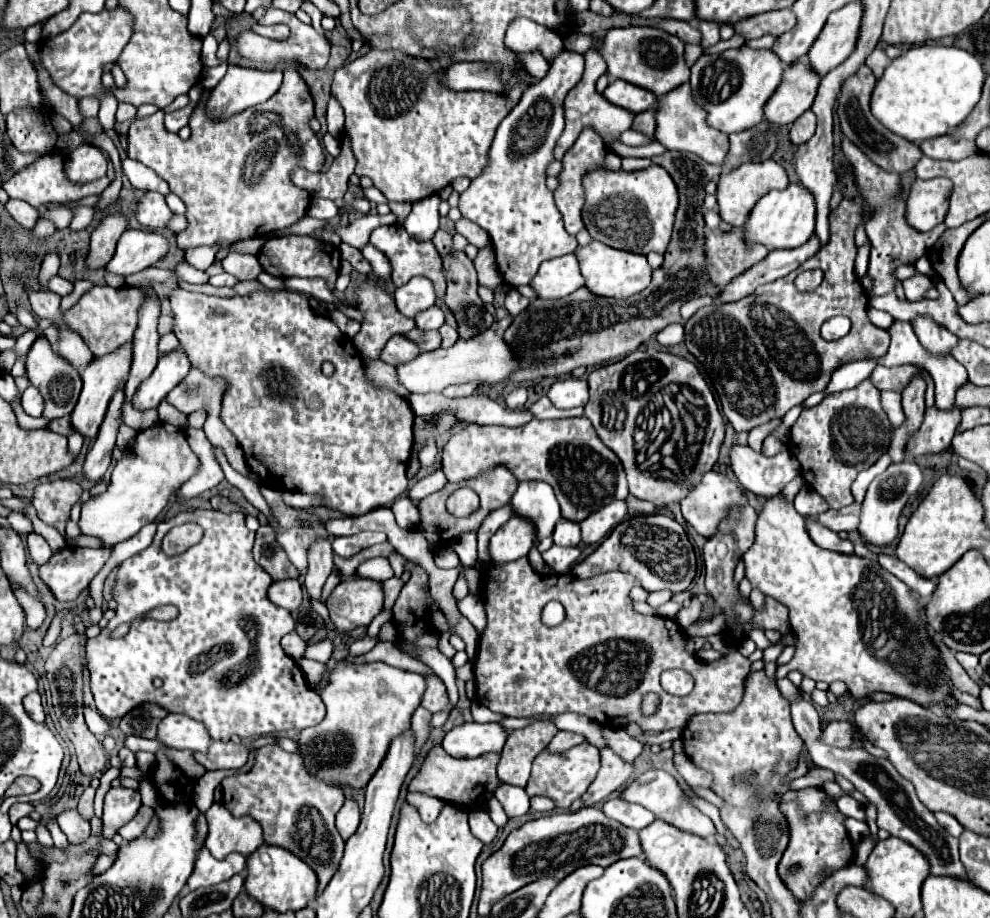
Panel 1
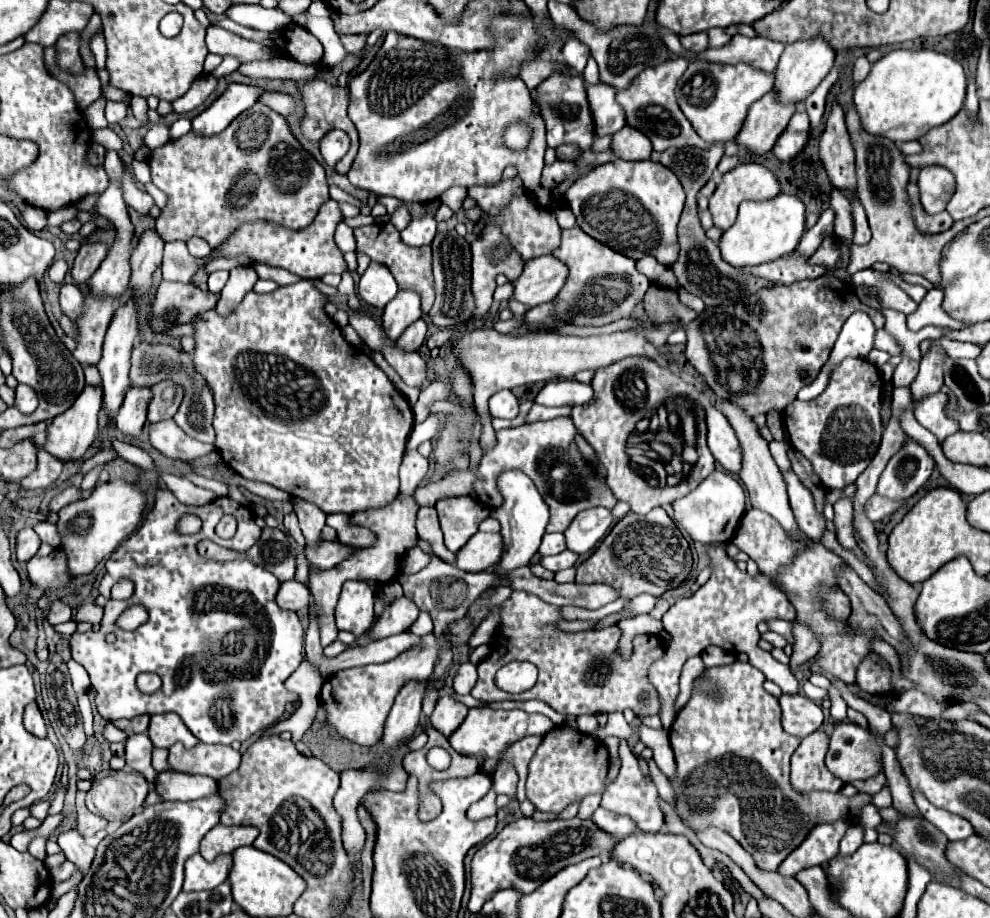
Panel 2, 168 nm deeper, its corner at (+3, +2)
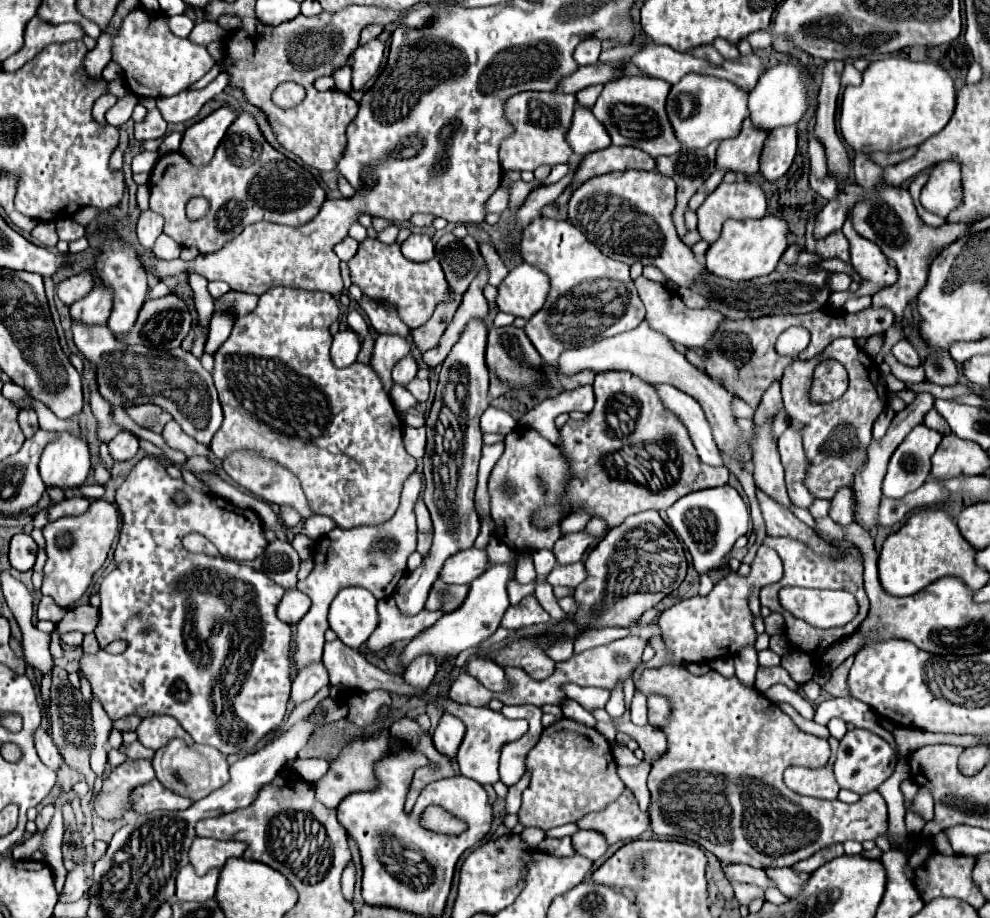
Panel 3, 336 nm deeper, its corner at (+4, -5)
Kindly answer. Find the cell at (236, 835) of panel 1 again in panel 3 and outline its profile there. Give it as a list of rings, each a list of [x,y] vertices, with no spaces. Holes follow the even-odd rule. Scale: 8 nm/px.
[[[195,838],[189,852],[189,864],[199,876],[209,868],[221,868],[225,860],[239,858],[245,852],[243,842],[221,842],[215,838]]]

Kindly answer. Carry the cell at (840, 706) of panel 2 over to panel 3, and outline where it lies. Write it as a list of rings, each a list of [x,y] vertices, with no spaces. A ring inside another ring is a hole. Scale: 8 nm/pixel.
[[[833,718],[833,720],[827,724],[827,728],[829,728],[831,736],[837,738],[837,740],[841,740],[841,738],[845,736],[845,732],[847,732],[847,724],[845,724],[843,720],[839,720],[839,718]]]

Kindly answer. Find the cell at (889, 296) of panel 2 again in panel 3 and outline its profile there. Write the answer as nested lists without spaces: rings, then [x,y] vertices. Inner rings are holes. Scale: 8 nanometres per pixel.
[[[831,274],[829,276],[829,288],[831,290],[849,290],[849,284],[851,284],[851,276],[849,274]]]

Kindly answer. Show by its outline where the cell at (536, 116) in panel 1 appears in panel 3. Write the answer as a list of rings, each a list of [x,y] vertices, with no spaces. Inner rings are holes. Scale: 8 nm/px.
[[[593,36],[593,38],[585,38],[575,48],[573,58],[577,60],[579,66],[587,66],[587,64],[595,64],[599,60],[599,54],[601,54],[601,40],[595,40],[595,36]]]

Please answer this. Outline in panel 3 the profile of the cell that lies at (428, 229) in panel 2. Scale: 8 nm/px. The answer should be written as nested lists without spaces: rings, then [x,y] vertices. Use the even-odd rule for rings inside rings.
[[[411,234],[403,246],[401,246],[401,252],[407,260],[411,262],[427,262],[433,258],[433,242],[427,234]]]

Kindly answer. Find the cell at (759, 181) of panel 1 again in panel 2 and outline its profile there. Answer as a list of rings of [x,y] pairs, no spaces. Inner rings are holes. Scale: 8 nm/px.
[[[740,163],[732,171],[724,173],[724,177],[718,183],[714,195],[710,197],[710,207],[708,209],[710,209],[712,217],[714,217],[714,225],[726,231],[736,221],[738,205],[742,201],[746,201],[746,199],[764,201],[764,199],[776,197],[778,193],[780,193],[780,181],[776,179],[776,175],[772,171],[768,171],[768,167],[764,167],[760,163]]]

